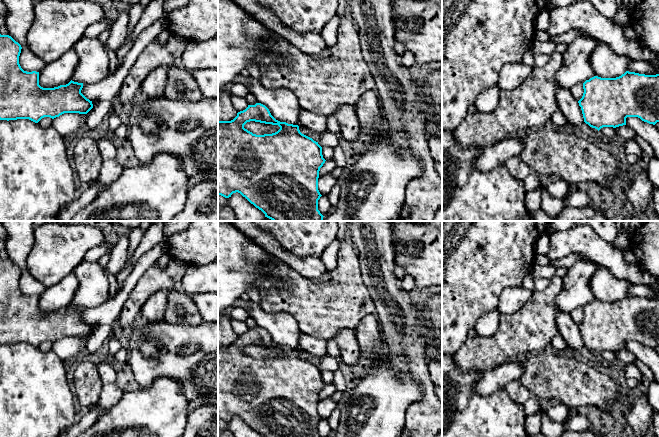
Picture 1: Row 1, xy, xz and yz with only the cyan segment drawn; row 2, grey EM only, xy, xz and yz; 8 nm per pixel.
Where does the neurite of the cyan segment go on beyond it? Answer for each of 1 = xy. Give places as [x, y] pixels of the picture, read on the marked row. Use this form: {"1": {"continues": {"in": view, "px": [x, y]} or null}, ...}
{"1": {"continues": null}}

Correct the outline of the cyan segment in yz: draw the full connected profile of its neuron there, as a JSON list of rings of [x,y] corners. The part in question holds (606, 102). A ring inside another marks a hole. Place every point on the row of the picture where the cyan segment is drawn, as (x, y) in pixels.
[[[626,71],[616,78],[594,76],[583,83],[584,93],[578,101],[584,122],[598,131],[603,127],[626,125],[627,117],[638,117],[655,125],[659,122],[659,74],[645,75]]]

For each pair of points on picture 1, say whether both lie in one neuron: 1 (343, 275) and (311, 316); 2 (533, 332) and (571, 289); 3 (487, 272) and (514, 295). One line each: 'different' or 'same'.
1: same
2: different
3: different

